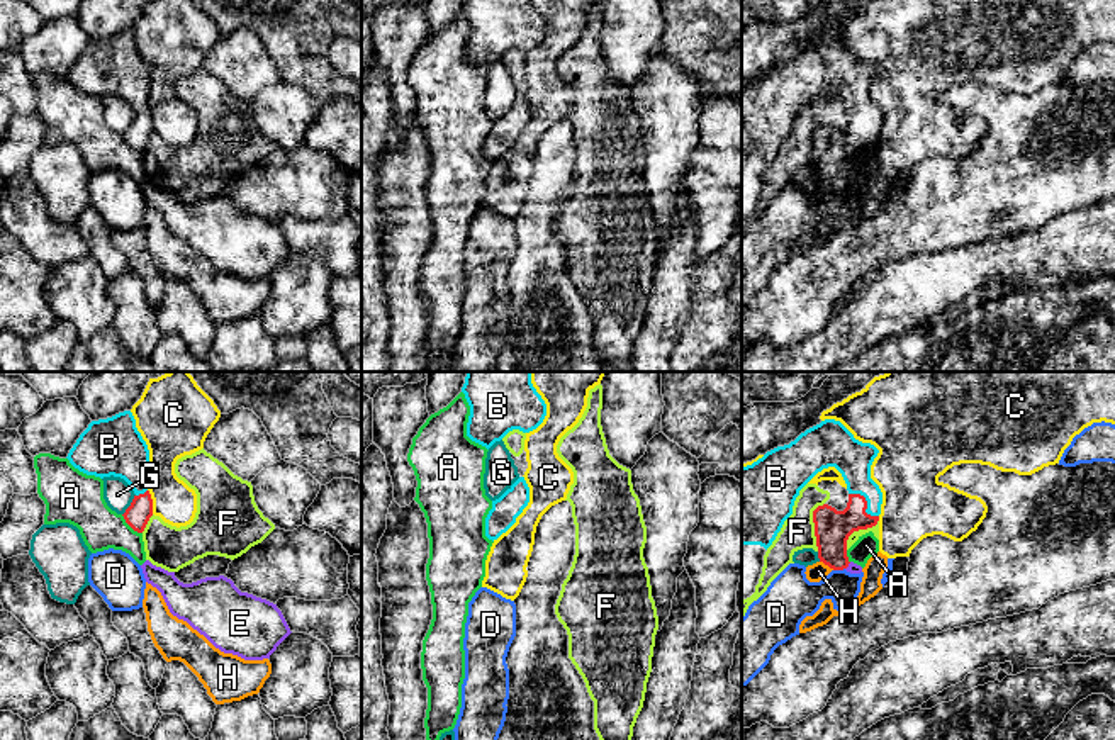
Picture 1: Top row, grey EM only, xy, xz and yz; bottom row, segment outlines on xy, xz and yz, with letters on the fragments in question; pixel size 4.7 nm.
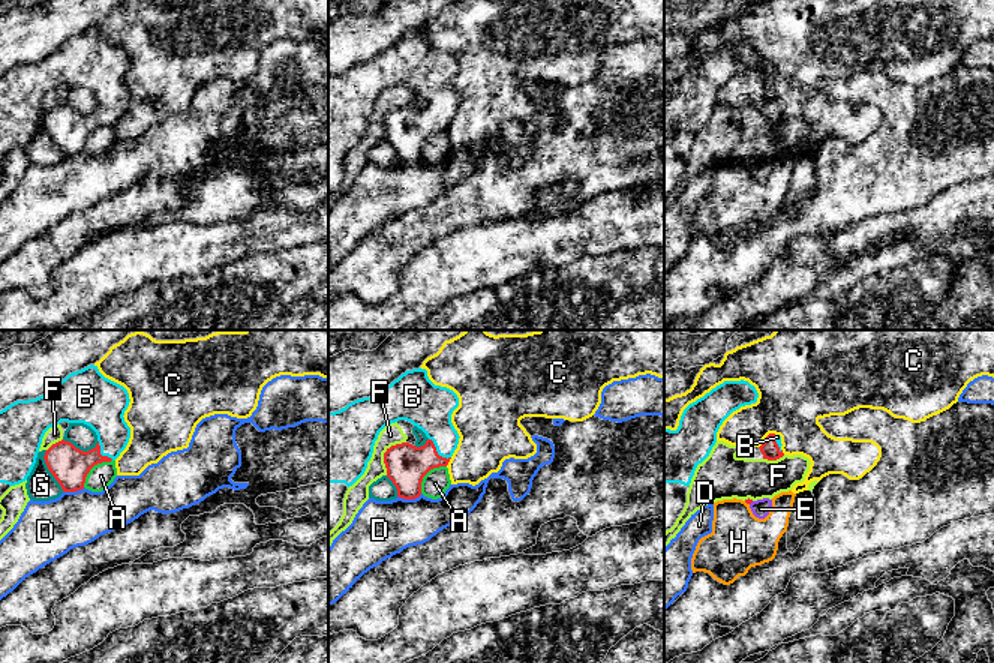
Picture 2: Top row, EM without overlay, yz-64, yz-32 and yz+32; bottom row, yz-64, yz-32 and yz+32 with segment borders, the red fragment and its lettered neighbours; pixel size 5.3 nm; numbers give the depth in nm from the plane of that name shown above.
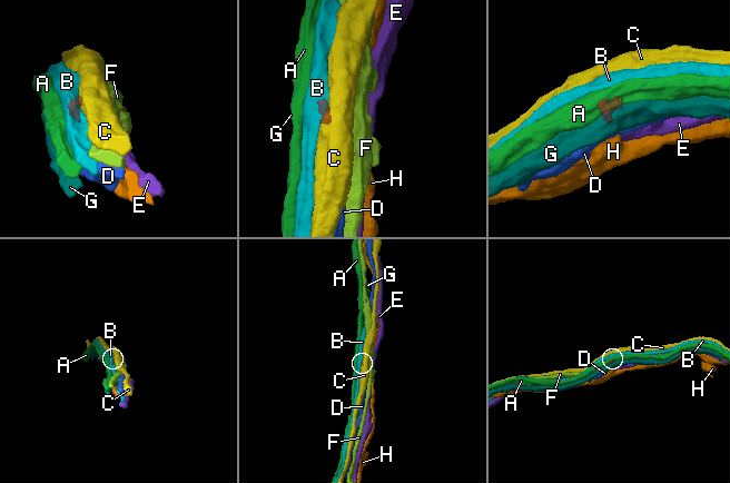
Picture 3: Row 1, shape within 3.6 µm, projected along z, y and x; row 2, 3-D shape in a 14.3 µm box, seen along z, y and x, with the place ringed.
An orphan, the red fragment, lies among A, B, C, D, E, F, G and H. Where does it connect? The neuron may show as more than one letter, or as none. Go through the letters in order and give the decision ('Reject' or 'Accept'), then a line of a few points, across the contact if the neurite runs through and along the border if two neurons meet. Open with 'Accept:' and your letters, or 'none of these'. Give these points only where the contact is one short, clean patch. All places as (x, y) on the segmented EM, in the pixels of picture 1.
Accept: B
A: Reject. Line: xy (121, 515), (141, 533)
B: Accept. Line: yz (832, 528), (847, 521), (866, 503), (852, 459)
C: Reject. Line: xy (148, 489), (153, 499), (153, 513)
D: Reject. Line: yz (844, 567), (834, 571)
E: Reject. Line: yz (851, 562), (846, 569)
F: Reject
G: Reject. Line: xy (134, 494), (123, 515)
H: Reject. Line: yz (820, 560), (834, 569)

